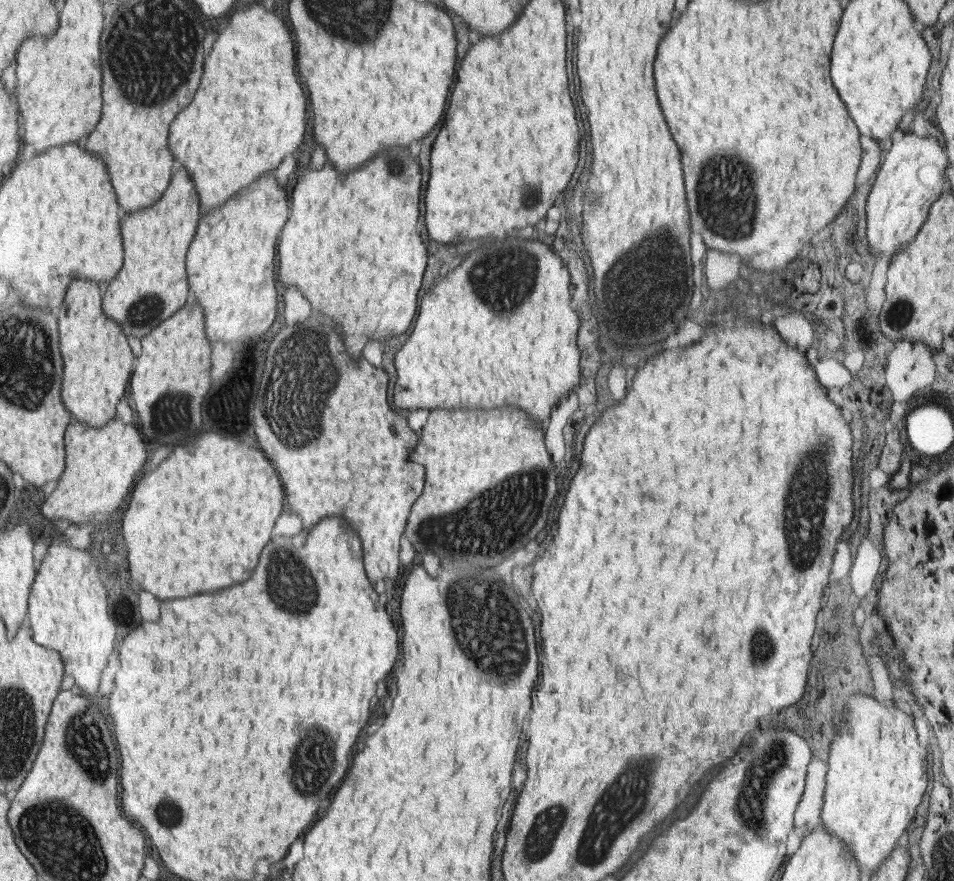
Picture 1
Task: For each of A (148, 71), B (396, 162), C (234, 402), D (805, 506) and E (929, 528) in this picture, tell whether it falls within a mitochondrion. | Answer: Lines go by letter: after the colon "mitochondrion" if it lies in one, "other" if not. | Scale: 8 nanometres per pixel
A: mitochondrion
B: mitochondrion
C: mitochondrion
D: mitochondrion
E: other

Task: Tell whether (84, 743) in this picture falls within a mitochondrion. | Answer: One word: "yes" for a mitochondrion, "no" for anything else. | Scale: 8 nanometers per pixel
yes

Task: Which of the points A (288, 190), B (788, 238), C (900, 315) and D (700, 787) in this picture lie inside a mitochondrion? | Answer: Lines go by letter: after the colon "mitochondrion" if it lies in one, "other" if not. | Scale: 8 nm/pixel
A: other
B: other
C: mitochondrion
D: other

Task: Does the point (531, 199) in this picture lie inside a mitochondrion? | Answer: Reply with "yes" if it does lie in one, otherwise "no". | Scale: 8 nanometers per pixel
yes

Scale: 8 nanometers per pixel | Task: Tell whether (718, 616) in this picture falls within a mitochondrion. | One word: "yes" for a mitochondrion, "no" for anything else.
no

